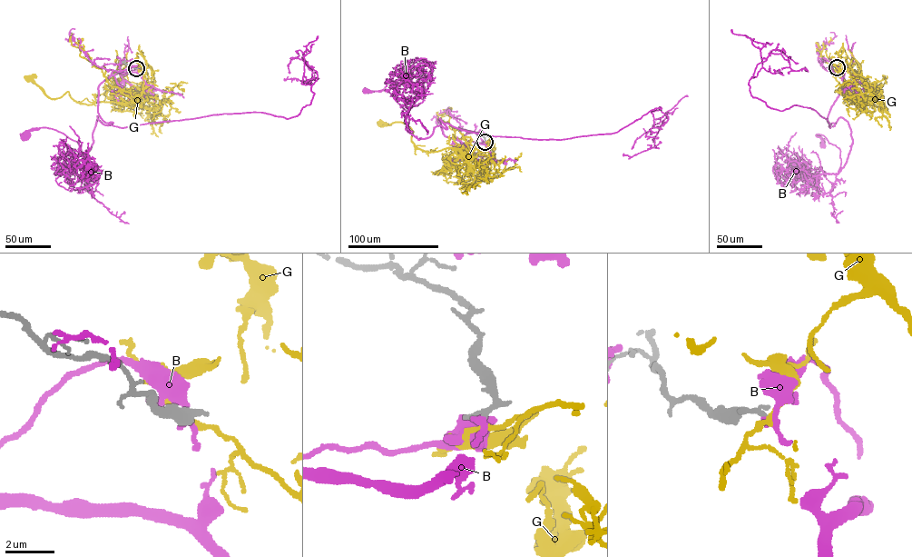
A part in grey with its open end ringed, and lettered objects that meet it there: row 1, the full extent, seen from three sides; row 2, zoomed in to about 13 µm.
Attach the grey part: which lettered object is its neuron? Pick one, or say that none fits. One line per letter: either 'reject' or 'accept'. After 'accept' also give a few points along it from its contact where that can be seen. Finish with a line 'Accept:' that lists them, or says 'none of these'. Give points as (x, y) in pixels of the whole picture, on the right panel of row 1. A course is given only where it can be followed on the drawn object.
B: reject
G: reject
Accept: none of these

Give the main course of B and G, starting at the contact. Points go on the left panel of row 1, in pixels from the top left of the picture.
B: (136, 68), (98, 86), (98, 114), (112, 123), (97, 116), (84, 170), (80, 146), (62, 133), (24, 137)
G: (136, 68), (143, 79), (137, 105), (77, 103), (68, 92), (50, 98), (28, 78)

